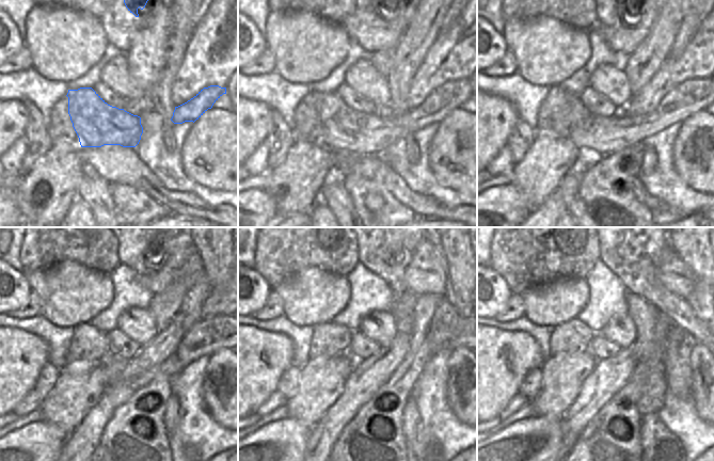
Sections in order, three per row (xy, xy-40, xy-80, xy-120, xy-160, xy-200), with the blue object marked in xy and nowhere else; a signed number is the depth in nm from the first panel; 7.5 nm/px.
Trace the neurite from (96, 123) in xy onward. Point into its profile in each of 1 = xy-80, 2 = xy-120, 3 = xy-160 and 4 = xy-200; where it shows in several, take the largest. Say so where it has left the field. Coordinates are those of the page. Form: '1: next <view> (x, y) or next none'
1: next xy-80 (591, 133)
2: next xy-120 (205, 337)
3: next xy-160 (448, 331)
4: next xy-200 (632, 249)

